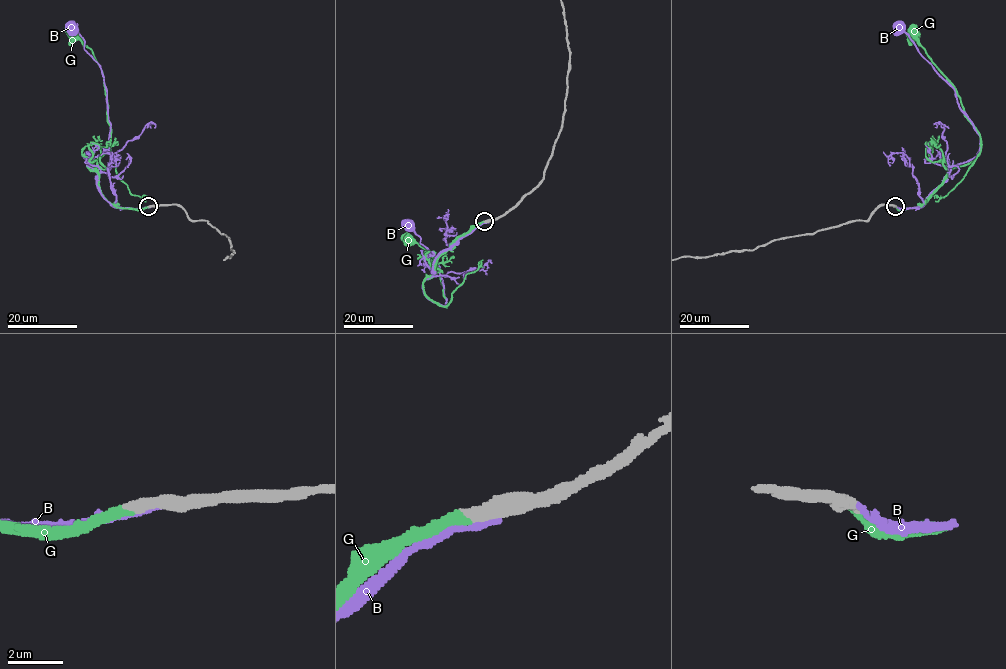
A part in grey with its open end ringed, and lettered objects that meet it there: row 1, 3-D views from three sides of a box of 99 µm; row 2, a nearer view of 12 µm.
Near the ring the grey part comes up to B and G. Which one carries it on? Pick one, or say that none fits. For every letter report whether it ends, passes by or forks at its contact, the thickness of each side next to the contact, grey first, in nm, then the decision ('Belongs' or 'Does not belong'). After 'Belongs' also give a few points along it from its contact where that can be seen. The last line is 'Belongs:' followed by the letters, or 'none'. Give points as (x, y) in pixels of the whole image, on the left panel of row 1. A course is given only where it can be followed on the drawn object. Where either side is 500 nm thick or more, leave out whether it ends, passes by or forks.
B: Thickness 550 nm (grey) against 240 nm. Does not belong
G: It ends there. Thickness 380 nm (grey) against 380 nm. Belongs. Its course: (148, 207), (115, 207), (87, 166), (108, 150), (110, 128), (104, 74), (73, 35)
Belongs: G

